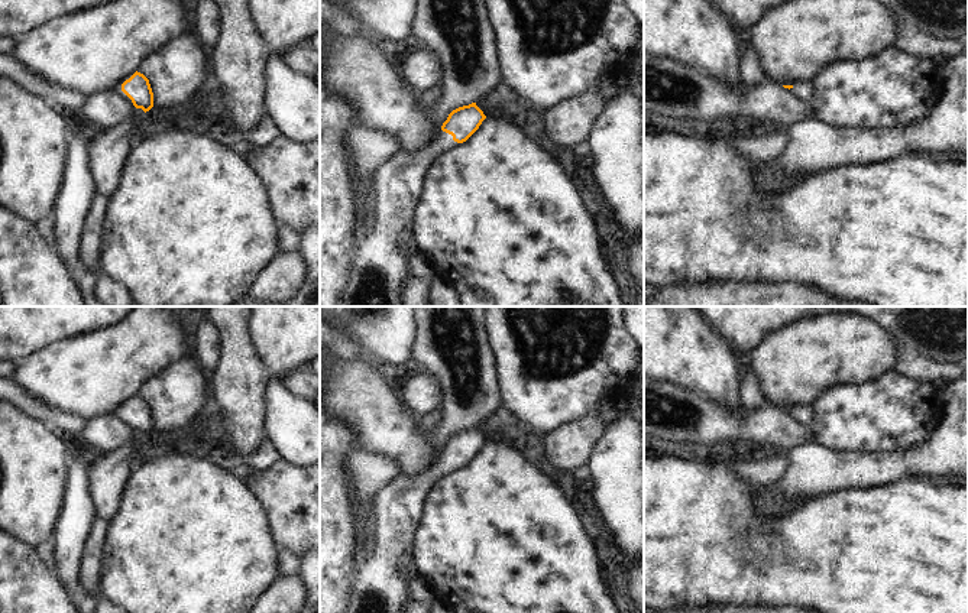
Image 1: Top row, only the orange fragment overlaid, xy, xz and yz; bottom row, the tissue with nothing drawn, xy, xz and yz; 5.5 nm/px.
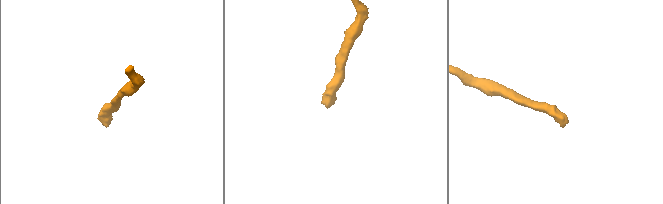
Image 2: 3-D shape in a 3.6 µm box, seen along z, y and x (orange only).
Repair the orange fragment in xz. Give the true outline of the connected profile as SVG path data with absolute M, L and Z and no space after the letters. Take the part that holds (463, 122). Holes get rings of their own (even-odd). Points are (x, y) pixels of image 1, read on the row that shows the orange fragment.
M472 103L453 110L441 126L438 137L424 150L395 153L375 172L373 227L357 241L346 288L337 306L404 306L402 293L409 273L409 252L415 249L411 236L412 217L424 187L424 175L431 162L453 142L466 142L486 119L483 111Z

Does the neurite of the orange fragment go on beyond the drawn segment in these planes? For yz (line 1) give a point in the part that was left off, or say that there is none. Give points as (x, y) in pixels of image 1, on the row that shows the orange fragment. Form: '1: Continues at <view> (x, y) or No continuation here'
1: No continuation here

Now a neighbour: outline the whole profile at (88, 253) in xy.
M95 195L91 201L90 210L82 224L80 236L78 260L80 267L90 272L100 272L100 243L103 237L103 221L106 218L106 208L109 198Z

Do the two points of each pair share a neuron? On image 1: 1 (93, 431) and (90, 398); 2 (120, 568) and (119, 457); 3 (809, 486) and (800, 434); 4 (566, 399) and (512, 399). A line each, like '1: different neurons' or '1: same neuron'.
1: different neurons
2: different neurons
3: different neurons
4: same neuron

